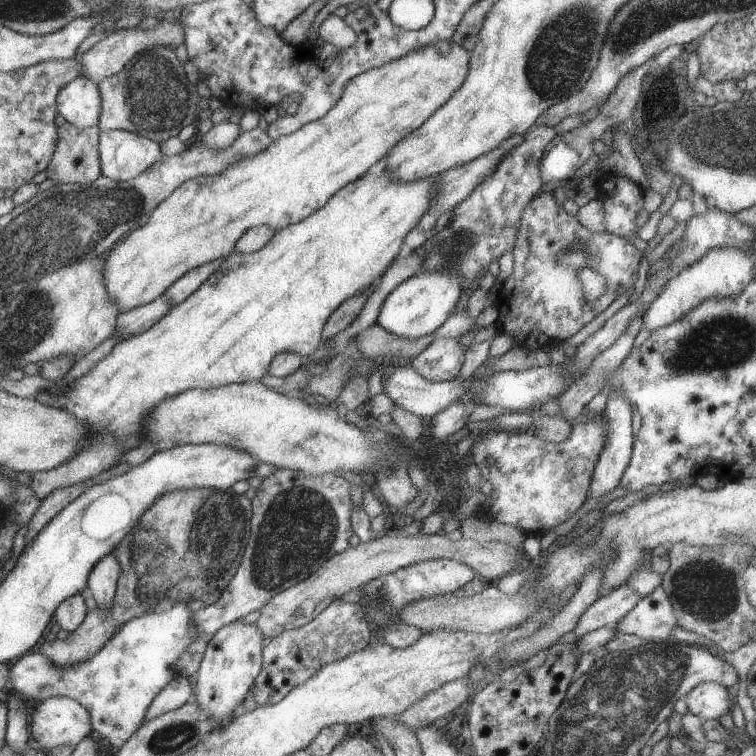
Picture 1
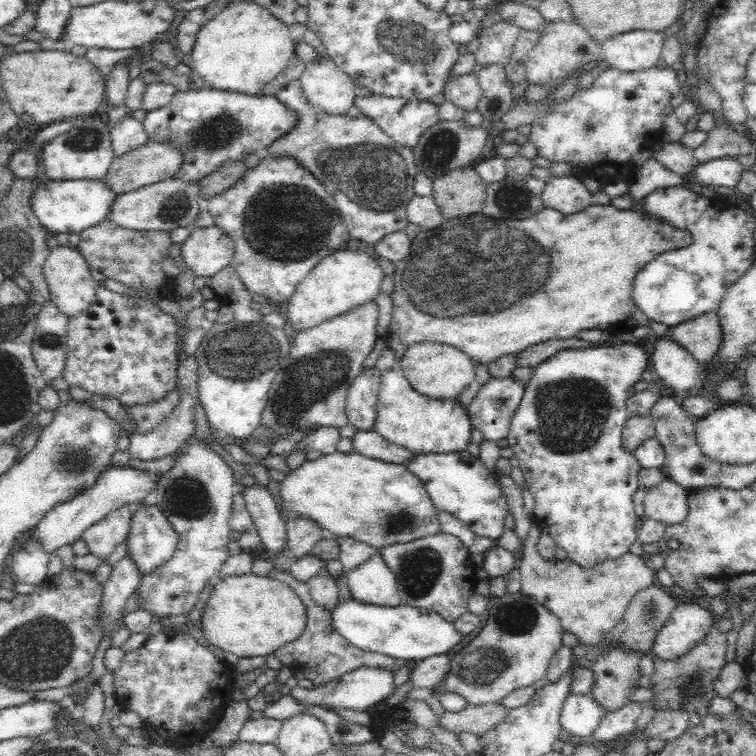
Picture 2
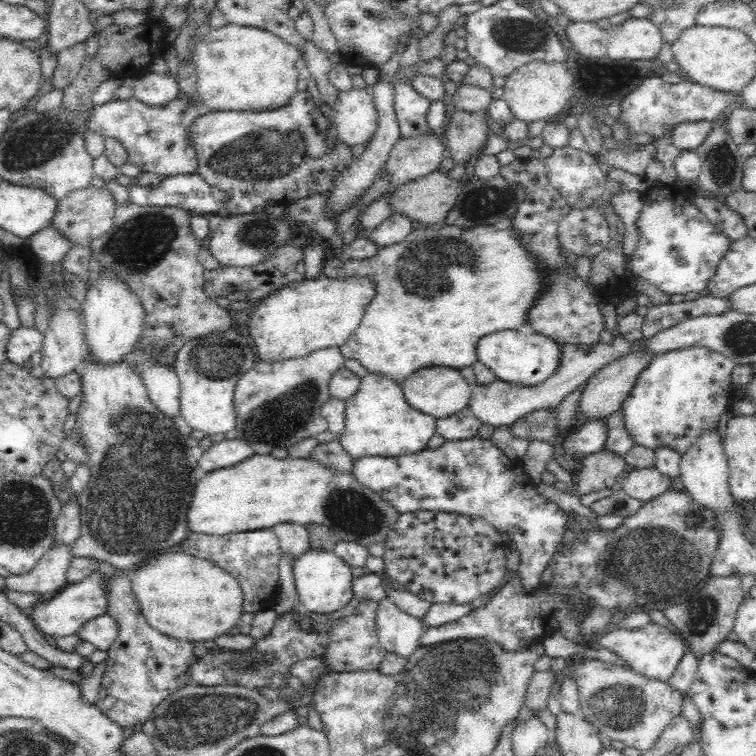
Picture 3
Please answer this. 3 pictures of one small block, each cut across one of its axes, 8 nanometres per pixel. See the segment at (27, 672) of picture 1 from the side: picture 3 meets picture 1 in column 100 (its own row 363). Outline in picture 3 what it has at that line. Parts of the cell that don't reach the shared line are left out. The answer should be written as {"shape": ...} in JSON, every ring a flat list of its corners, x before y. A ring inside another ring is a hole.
{"shape":[[688,346,655,355,636,376,634,386,620,408,624,413,624,426,632,435,632,444,650,450,668,447,682,456,702,433,716,429,720,416,730,410,735,400,731,374,736,365,731,358,705,346]]}

